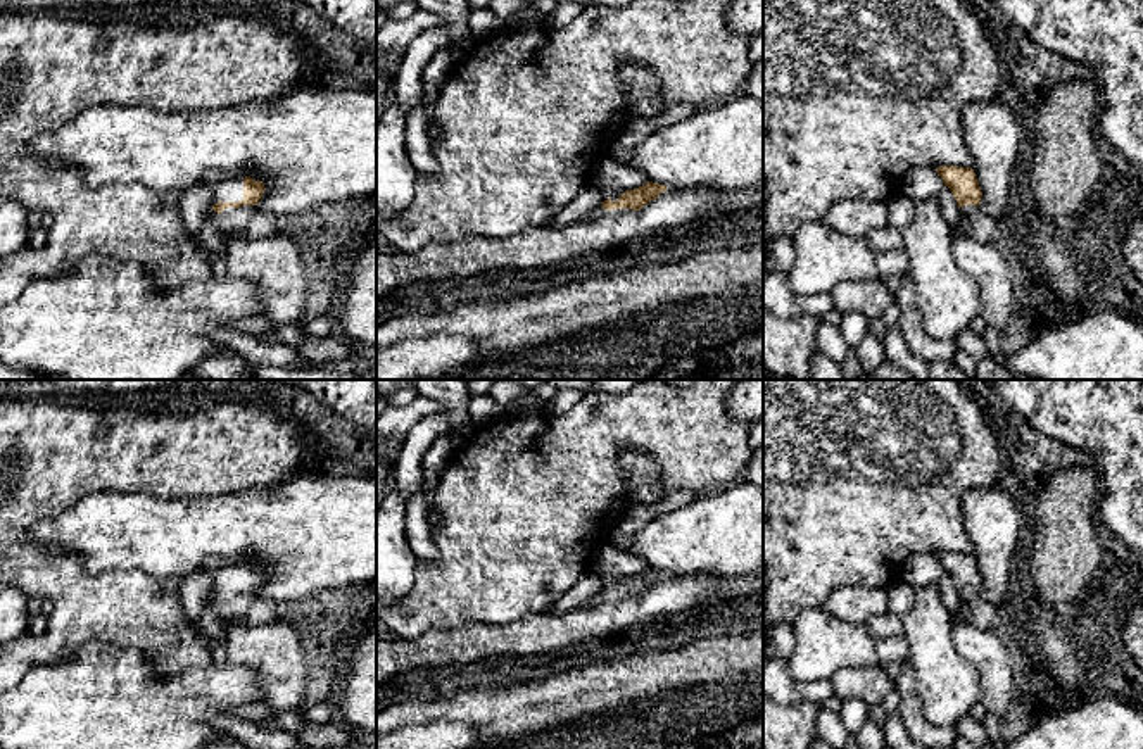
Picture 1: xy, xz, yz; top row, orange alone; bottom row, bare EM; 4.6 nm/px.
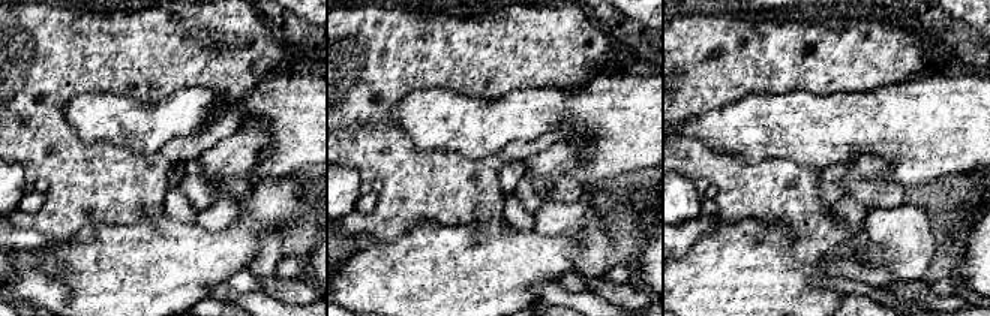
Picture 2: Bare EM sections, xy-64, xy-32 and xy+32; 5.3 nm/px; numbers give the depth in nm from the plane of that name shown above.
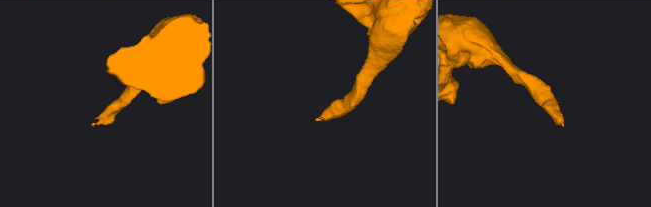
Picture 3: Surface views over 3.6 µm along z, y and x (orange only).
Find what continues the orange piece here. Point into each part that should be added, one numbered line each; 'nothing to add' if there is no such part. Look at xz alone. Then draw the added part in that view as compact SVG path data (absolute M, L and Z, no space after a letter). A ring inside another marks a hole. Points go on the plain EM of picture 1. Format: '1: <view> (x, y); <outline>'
1: xz (598, 599); M601 592L594 594L592 597L589 597L582 607L594 607L594 606L603 606L603 604L616 604L620 601L630 601L632 595L613 595L613 597L606 597Z

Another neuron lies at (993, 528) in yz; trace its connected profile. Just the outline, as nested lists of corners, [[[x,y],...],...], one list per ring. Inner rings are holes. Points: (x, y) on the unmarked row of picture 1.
[[[998,485],[963,494],[962,525],[982,578],[979,595],[998,604],[1008,590],[1014,551],[1022,540],[1012,497]]]

